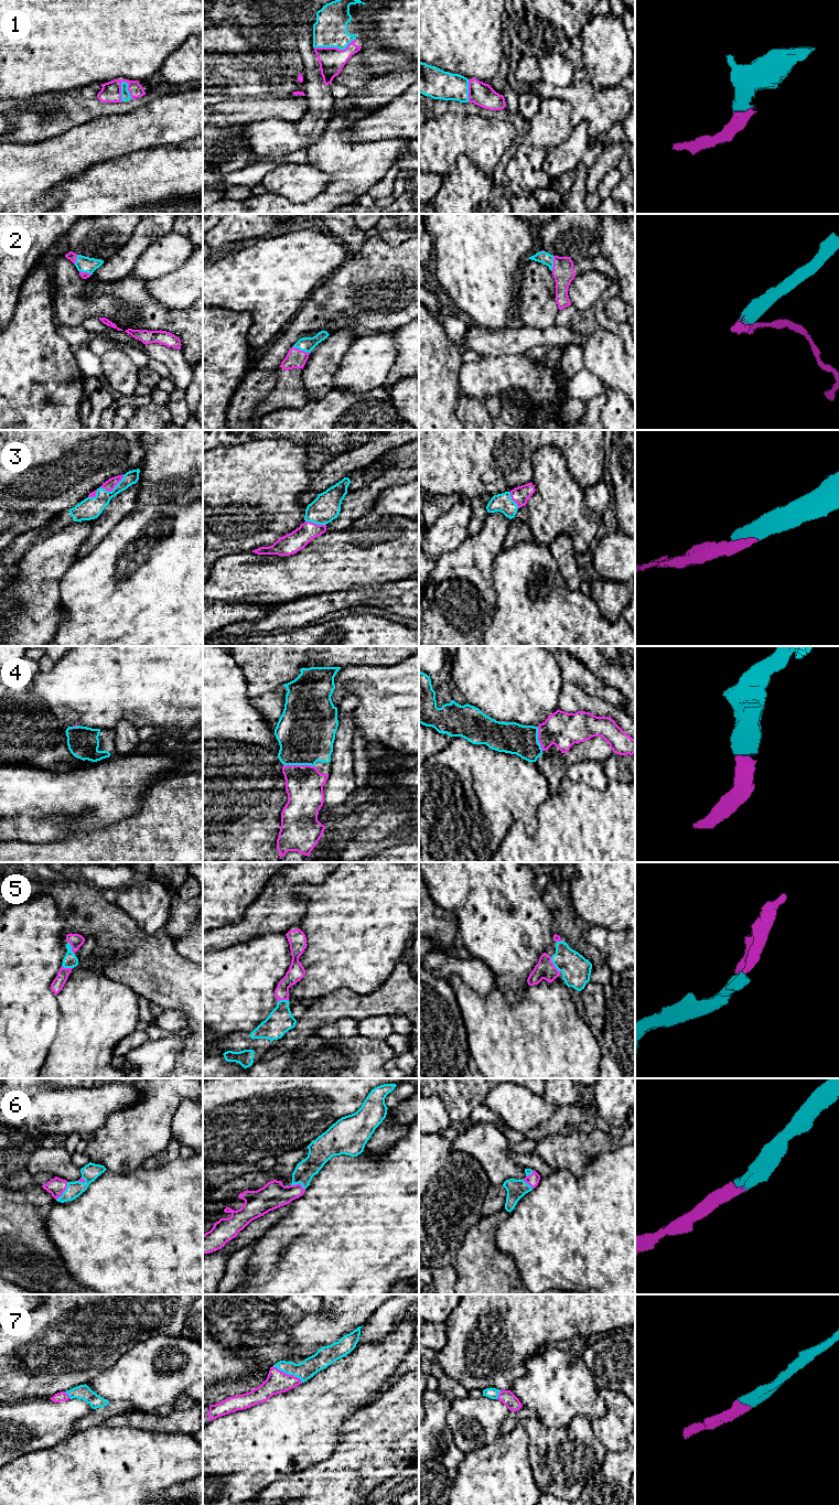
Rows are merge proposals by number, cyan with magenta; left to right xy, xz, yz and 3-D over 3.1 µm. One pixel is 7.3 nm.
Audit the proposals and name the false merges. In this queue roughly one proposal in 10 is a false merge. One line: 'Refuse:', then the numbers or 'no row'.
Refuse: no row

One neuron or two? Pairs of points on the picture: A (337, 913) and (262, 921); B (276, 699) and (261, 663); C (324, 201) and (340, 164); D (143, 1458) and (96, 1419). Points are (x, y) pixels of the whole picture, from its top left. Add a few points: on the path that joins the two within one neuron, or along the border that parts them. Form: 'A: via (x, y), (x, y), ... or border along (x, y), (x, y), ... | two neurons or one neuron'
A: border along (293, 892), (305, 901), (305, 913), (300, 923) | two neurons
B: border along (275, 689), (251, 700) | two neurons
C: via (333, 192), (340, 185), (340, 173) | one neuron
D: border along (103, 1422), (77, 1432) | two neurons

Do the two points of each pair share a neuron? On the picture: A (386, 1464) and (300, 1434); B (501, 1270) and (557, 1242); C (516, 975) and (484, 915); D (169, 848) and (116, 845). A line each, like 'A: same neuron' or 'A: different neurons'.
A: different neurons
B: different neurons
C: same neuron
D: same neuron

